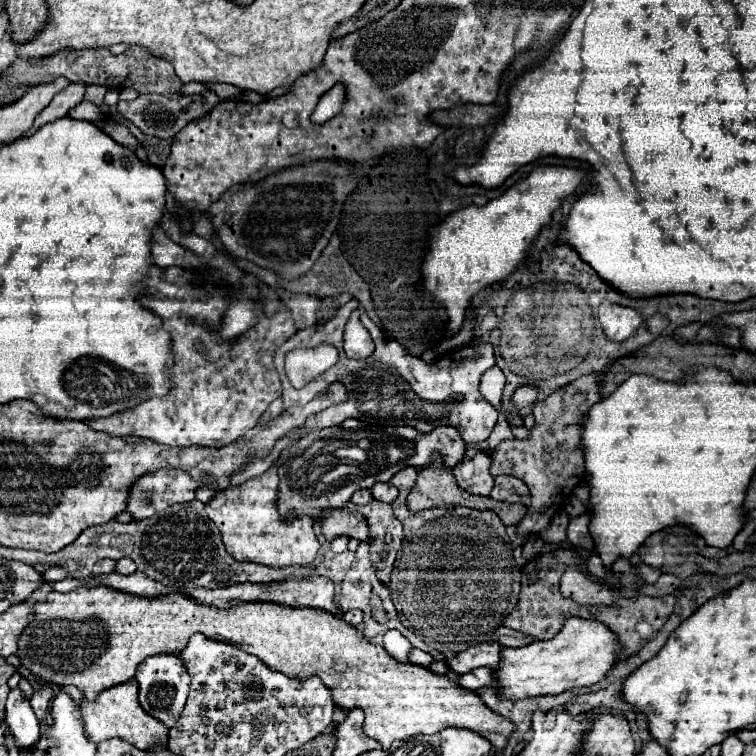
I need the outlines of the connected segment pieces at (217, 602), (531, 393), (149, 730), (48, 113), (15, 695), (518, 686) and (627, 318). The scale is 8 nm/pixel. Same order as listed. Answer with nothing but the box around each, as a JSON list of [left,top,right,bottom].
[[184,578,344,618],[512,384,540,410],[78,678,168,750],[22,84,86,136],[6,688,40,748],[496,618,622,698],[598,300,644,342]]

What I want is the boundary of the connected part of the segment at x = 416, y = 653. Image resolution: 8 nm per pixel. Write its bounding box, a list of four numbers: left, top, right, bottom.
[410,650,434,668]

